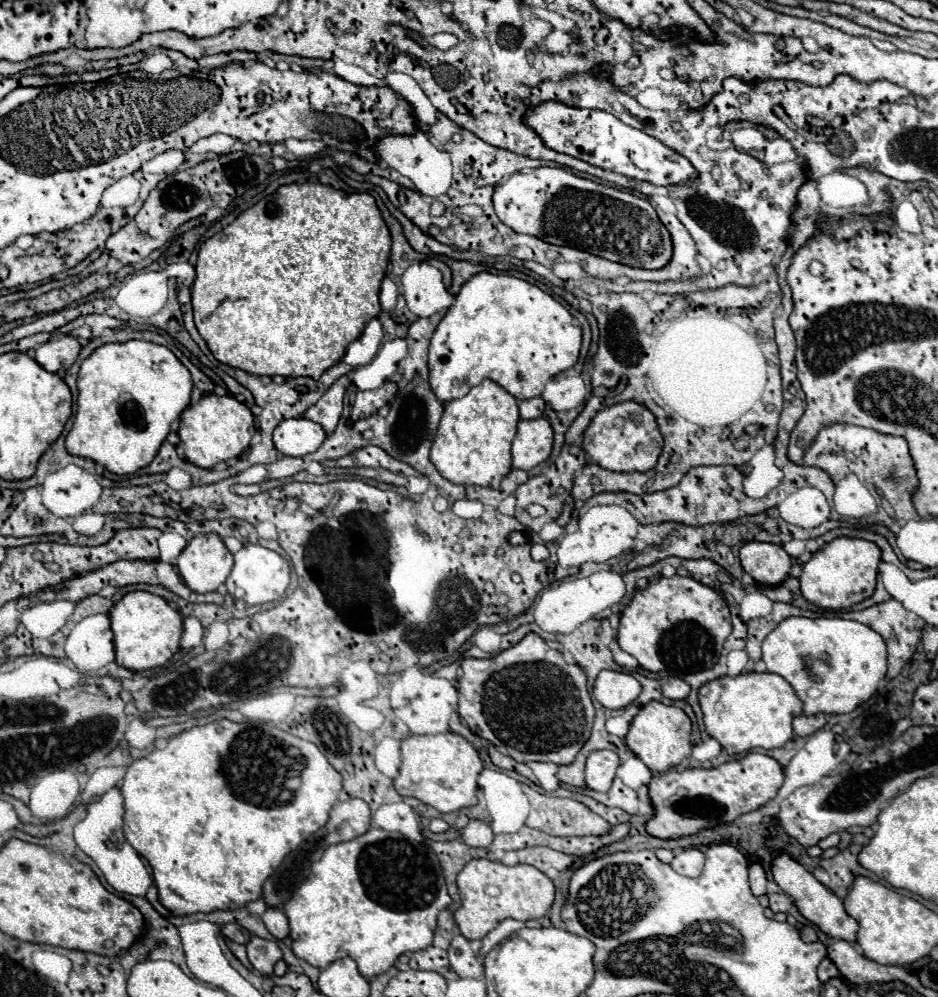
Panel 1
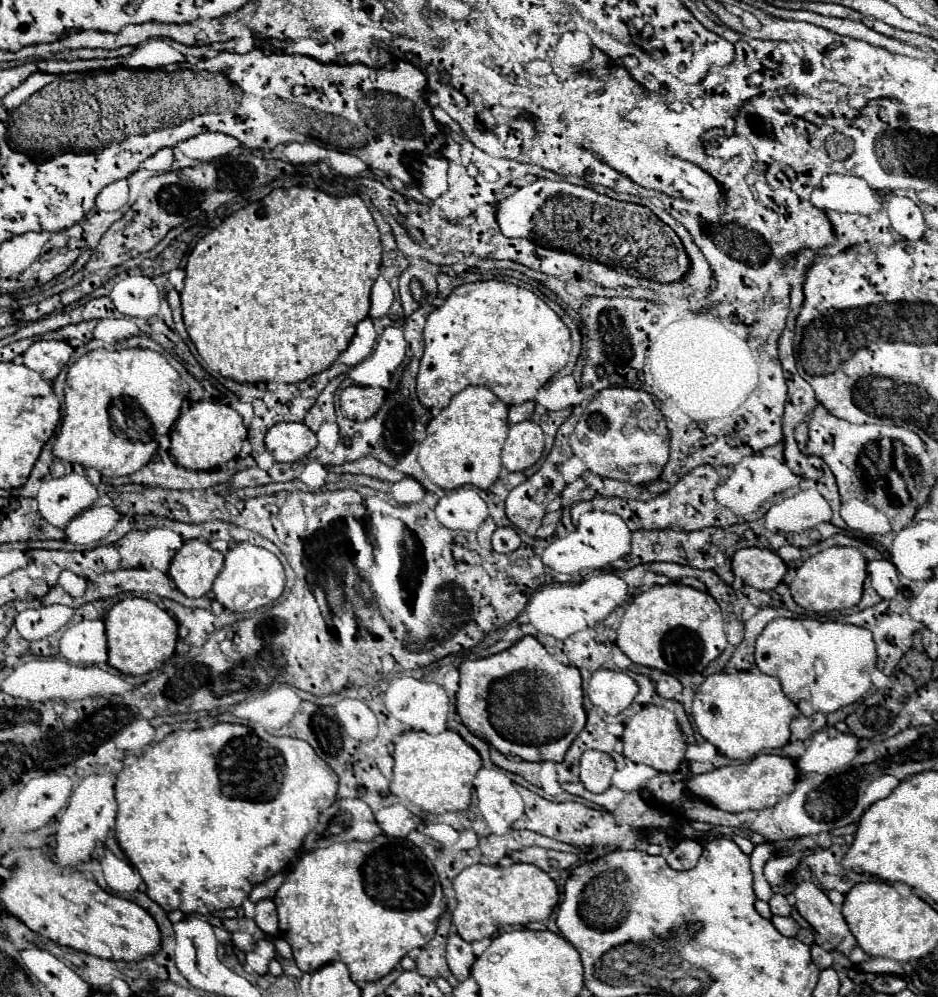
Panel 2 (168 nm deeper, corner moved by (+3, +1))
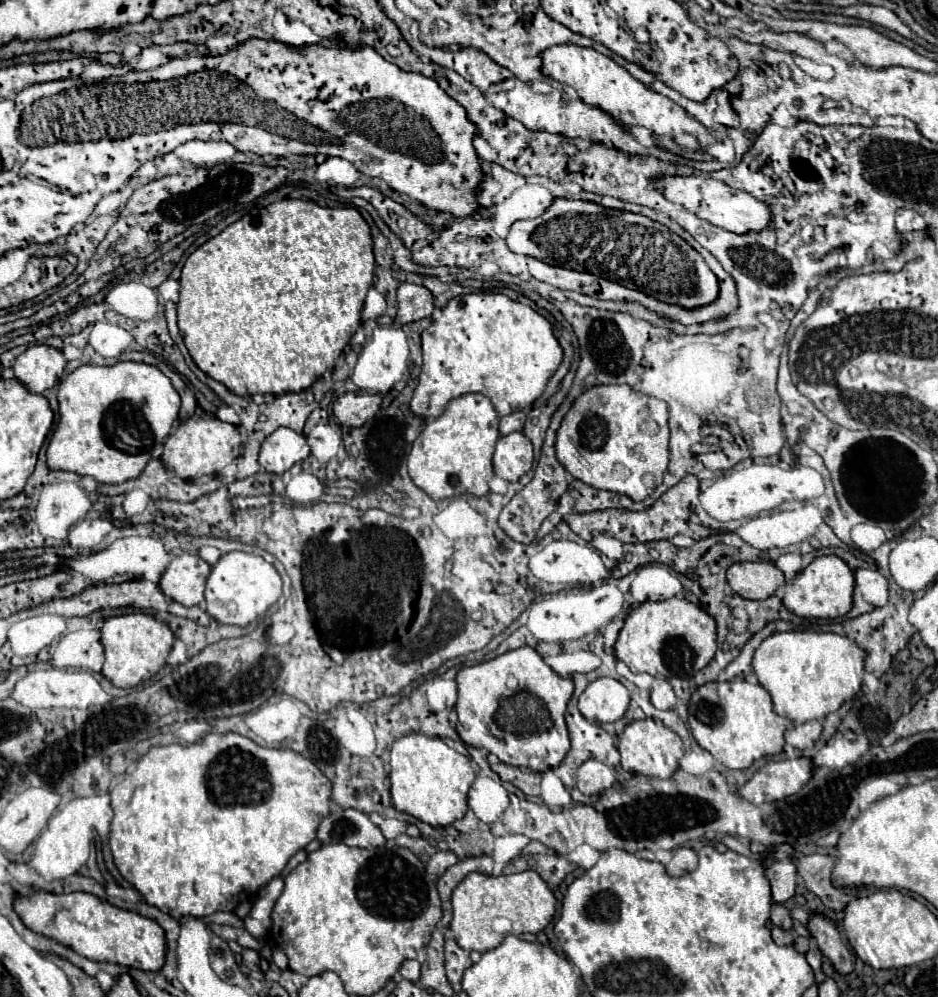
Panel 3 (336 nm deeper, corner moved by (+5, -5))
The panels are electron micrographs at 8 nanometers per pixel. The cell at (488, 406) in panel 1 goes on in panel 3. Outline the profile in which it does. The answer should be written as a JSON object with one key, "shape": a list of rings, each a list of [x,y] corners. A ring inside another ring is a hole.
{"shape":[[[469,392],[453,398],[445,412],[429,420],[425,430],[413,442],[407,458],[409,476],[433,500],[453,498],[461,494],[485,496],[493,474],[493,452],[499,440],[499,414],[485,394]]]}

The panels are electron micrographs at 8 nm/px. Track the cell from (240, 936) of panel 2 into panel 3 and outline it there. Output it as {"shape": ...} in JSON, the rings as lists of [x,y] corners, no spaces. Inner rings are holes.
{"shape":[[[245,948],[245,950],[241,952],[241,956],[243,956],[243,962],[245,962],[245,966],[247,966],[249,970],[259,970],[259,952]]]}

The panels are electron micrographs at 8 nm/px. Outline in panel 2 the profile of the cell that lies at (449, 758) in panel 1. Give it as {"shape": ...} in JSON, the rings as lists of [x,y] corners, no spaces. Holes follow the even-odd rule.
{"shape":[[[405,730],[395,742],[393,758],[393,794],[407,798],[415,806],[433,814],[443,814],[469,806],[469,796],[473,790],[471,782],[481,768],[481,756],[471,746],[467,746],[459,734],[445,730],[437,736],[431,736],[427,732]]]}

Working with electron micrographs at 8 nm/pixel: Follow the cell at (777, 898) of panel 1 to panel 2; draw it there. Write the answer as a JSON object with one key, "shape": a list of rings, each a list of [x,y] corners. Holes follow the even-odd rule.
{"shape":[[[773,894],[771,900],[769,900],[769,906],[771,906],[771,914],[789,916],[789,912],[791,912],[791,906],[787,904],[785,896],[781,896],[781,894]]]}

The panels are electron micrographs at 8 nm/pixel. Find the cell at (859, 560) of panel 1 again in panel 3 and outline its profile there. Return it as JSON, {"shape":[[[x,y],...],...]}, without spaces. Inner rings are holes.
{"shape":[[[819,556],[785,584],[783,604],[801,618],[841,618],[853,608],[855,574],[839,556]]]}

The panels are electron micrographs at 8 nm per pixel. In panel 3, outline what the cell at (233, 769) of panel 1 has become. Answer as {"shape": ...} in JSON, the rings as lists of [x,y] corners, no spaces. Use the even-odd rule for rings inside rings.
{"shape":[[[235,732],[207,734],[191,746],[183,746],[183,744],[155,746],[137,762],[133,772],[123,776],[123,780],[111,790],[111,806],[115,816],[111,820],[109,846],[121,876],[143,894],[147,904],[157,906],[159,910],[163,910],[165,914],[177,920],[187,916],[201,918],[217,910],[235,910],[243,900],[253,898],[271,878],[279,876],[287,866],[289,858],[295,852],[303,850],[311,840],[315,840],[319,822],[329,814],[329,802],[331,802],[329,778],[311,760],[303,758],[299,752],[285,750],[285,748],[263,748],[253,740]]]}

